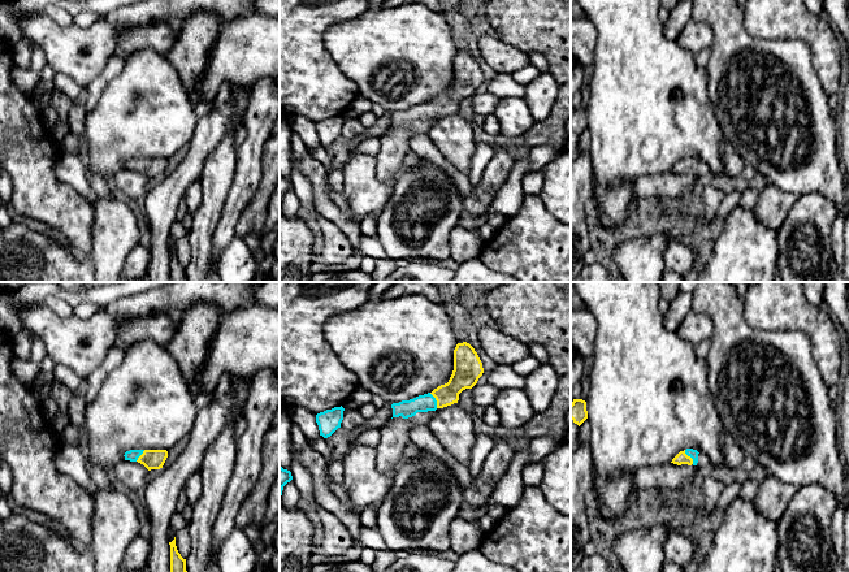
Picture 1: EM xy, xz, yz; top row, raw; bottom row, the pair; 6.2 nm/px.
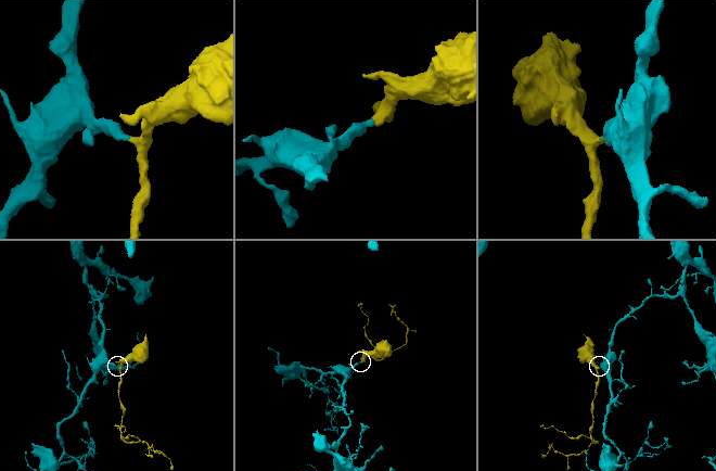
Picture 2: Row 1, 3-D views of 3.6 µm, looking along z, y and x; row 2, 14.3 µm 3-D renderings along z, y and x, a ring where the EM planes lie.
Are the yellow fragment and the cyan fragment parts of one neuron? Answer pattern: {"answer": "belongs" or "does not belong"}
{"answer": "belongs"}

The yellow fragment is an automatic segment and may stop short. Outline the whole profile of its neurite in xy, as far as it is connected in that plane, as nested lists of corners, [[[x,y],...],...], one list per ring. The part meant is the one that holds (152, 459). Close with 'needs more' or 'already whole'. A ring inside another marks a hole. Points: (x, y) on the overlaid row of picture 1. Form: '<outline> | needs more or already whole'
[[[130,450],[125,452],[125,460],[138,462],[148,471],[163,468],[166,458],[166,450]]] | needs more

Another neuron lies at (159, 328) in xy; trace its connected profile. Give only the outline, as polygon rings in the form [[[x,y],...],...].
[[[152,315],[125,321],[118,329],[118,343],[126,346],[140,341],[153,341],[166,346],[177,333],[179,322],[173,322],[166,315]]]

